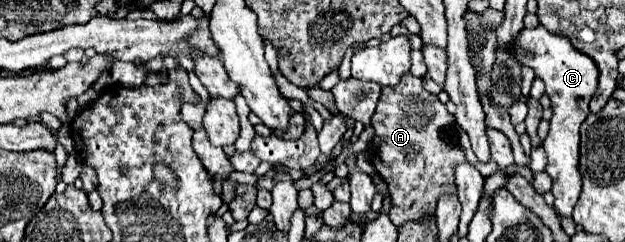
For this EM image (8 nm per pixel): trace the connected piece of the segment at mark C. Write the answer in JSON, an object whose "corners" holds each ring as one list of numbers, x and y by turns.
{"corners":[[544,26,534,30,522,30,514,42,514,54,522,66,530,66,536,70,536,76,544,80,546,94,552,102,552,120,550,132,542,142,548,154,546,172,552,178,552,194,554,194,554,208,560,216,570,218,580,196,580,124,588,116,588,102,596,92,600,70,590,56,576,50,566,36,550,34]]}

